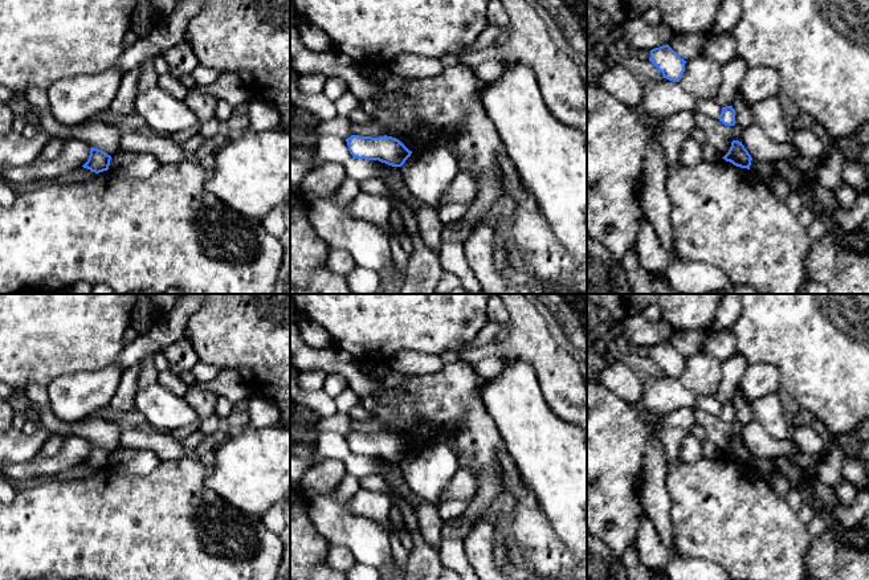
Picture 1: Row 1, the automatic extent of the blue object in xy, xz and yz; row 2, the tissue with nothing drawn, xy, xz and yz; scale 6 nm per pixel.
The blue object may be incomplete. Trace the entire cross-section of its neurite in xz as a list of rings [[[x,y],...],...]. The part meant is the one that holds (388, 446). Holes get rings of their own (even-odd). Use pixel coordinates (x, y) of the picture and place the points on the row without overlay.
[[[351,432],[346,438],[354,454],[379,457],[392,463],[401,463],[412,450],[399,436],[387,432],[379,434]]]

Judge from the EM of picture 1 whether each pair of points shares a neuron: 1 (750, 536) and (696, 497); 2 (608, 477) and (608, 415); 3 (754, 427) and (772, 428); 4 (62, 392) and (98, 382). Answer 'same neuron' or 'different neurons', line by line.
1: same neuron
2: same neuron
3: different neurons
4: same neuron

